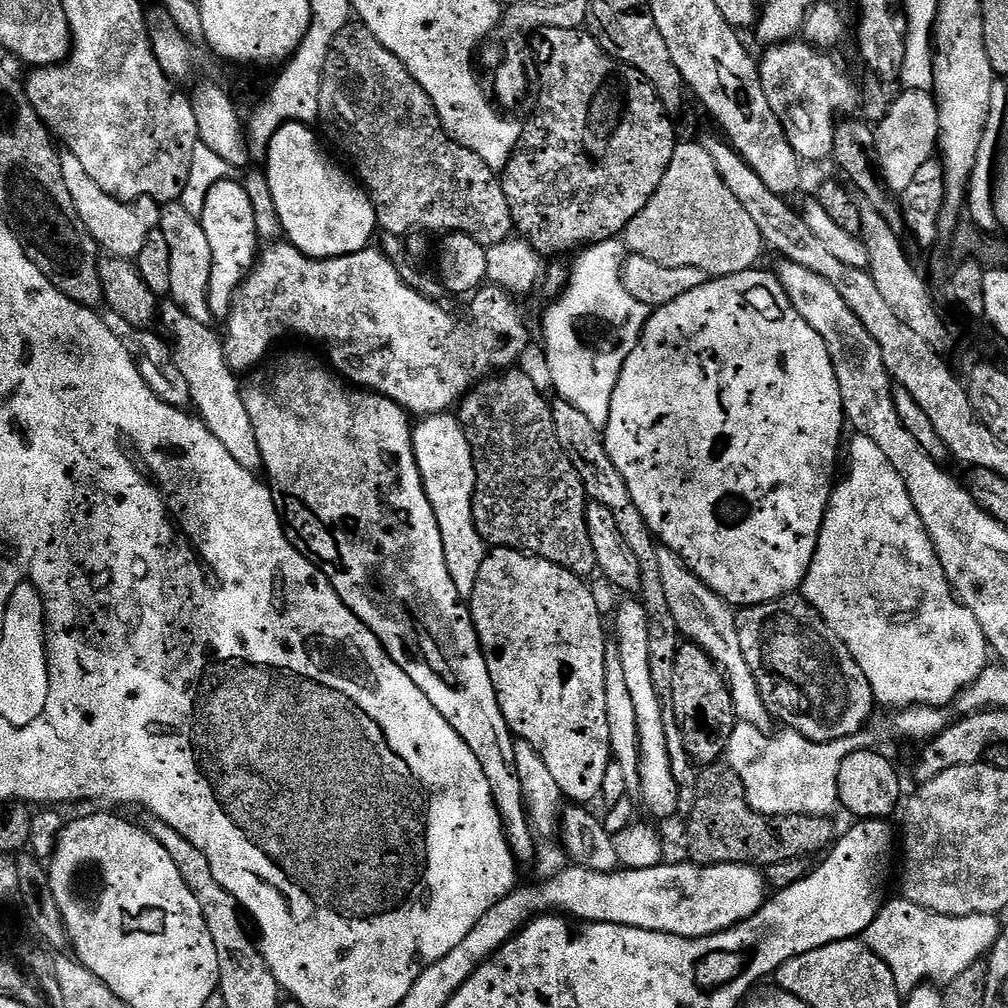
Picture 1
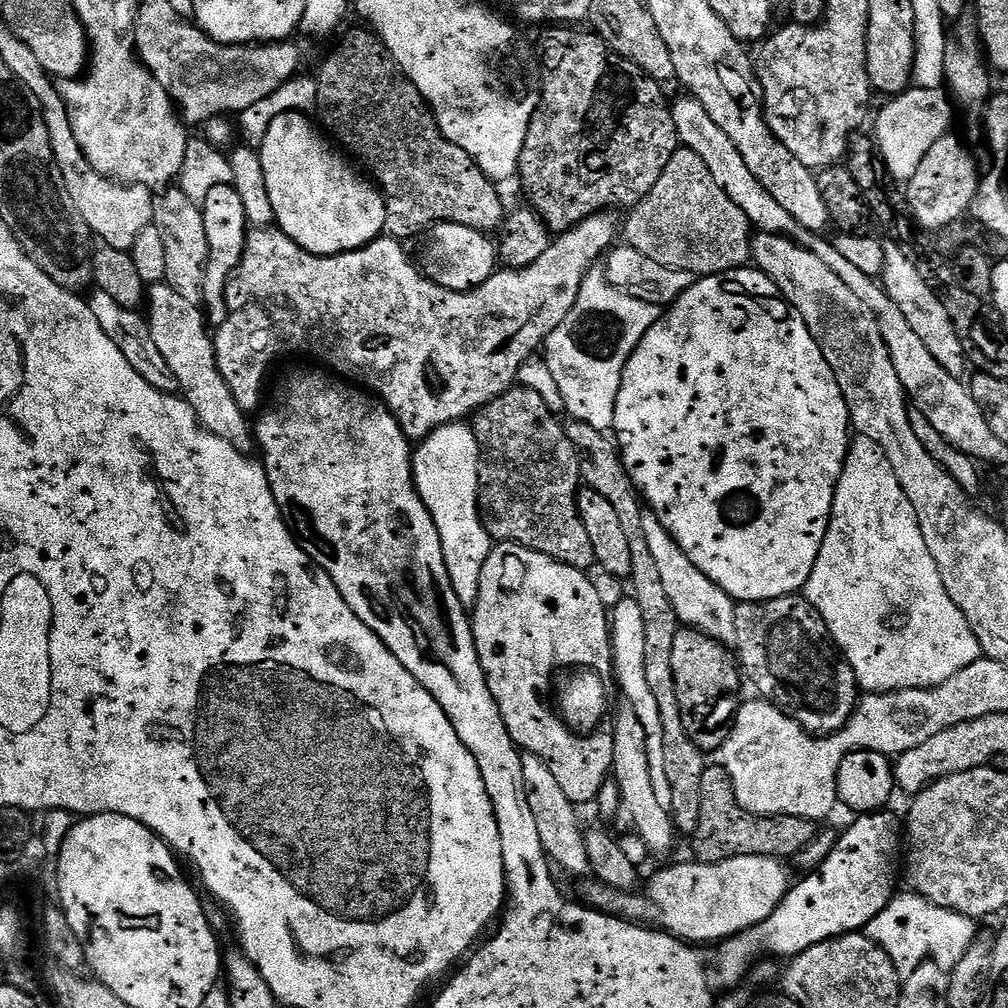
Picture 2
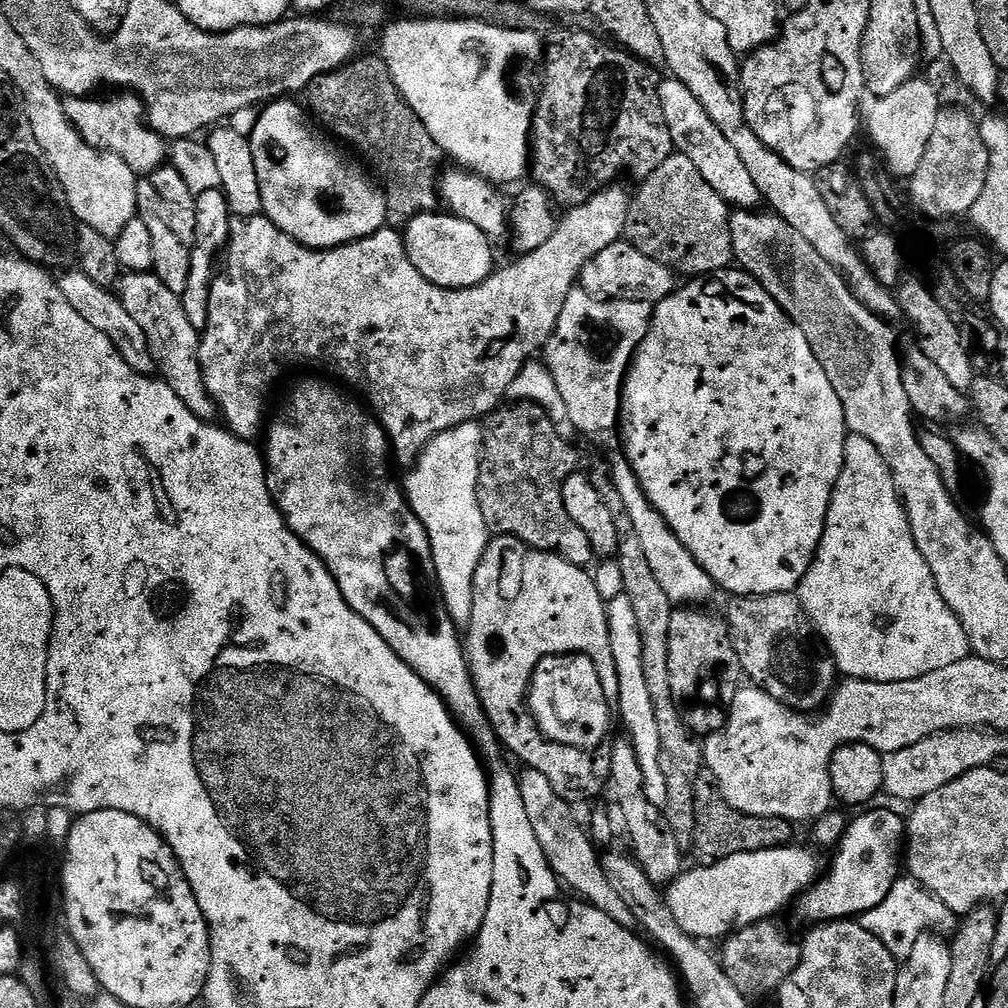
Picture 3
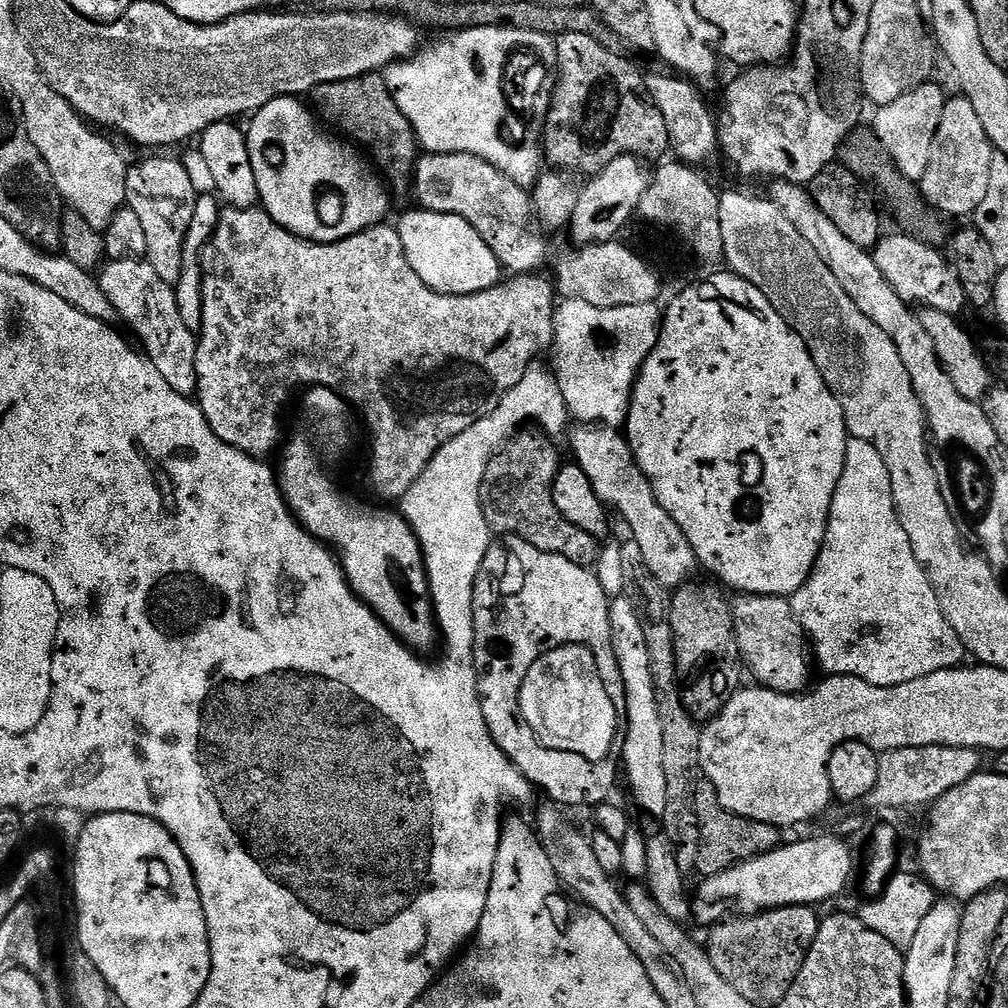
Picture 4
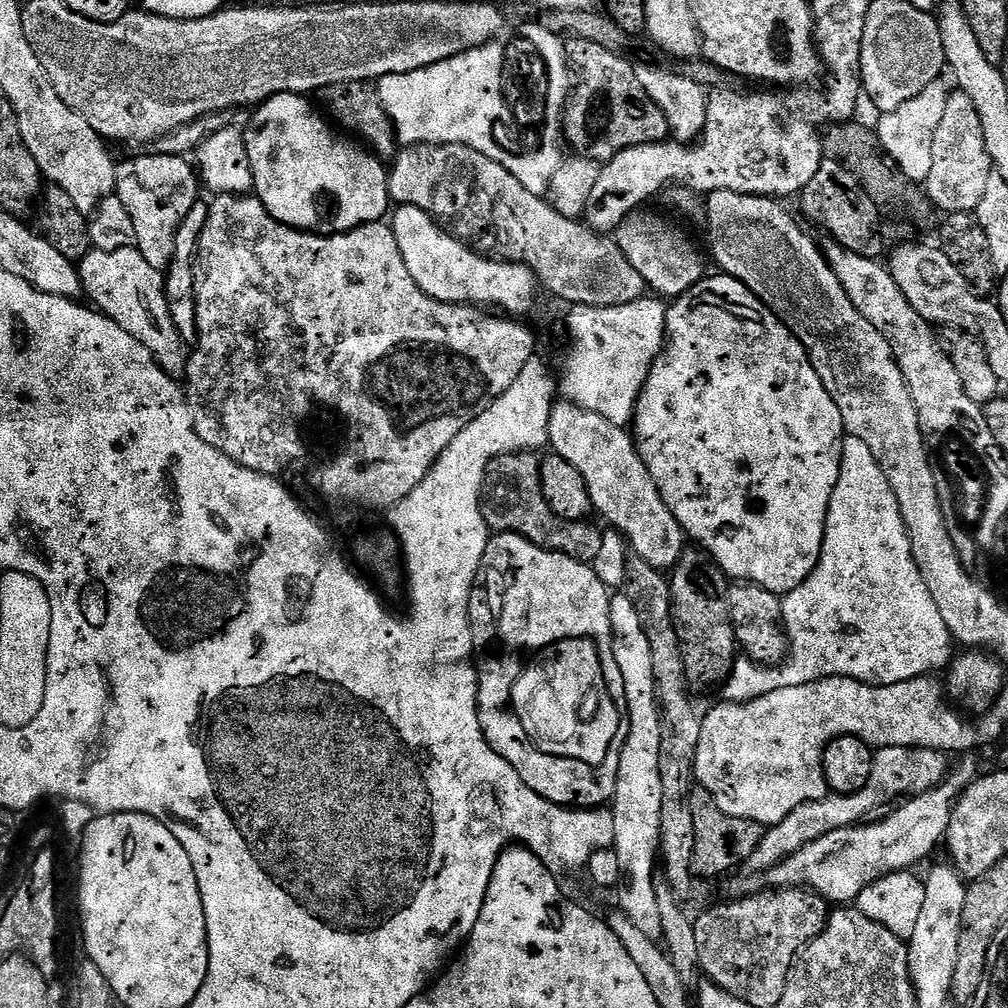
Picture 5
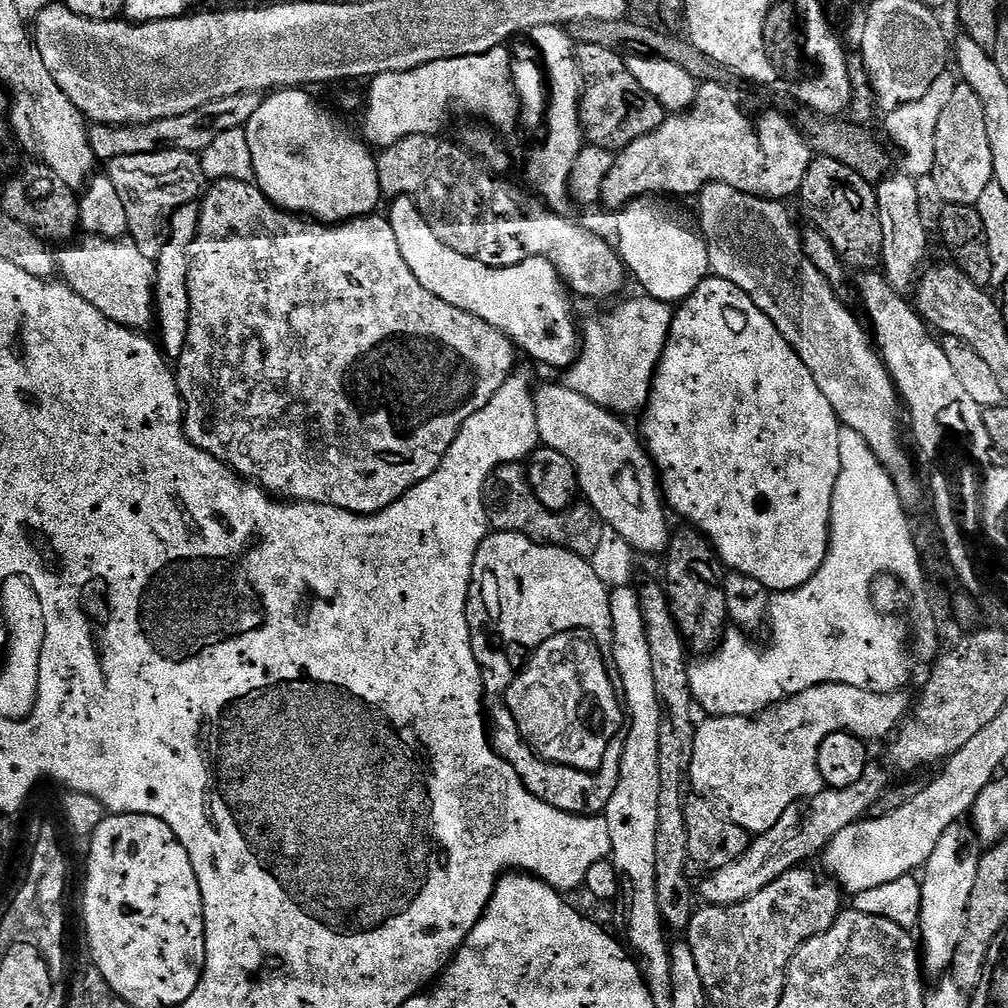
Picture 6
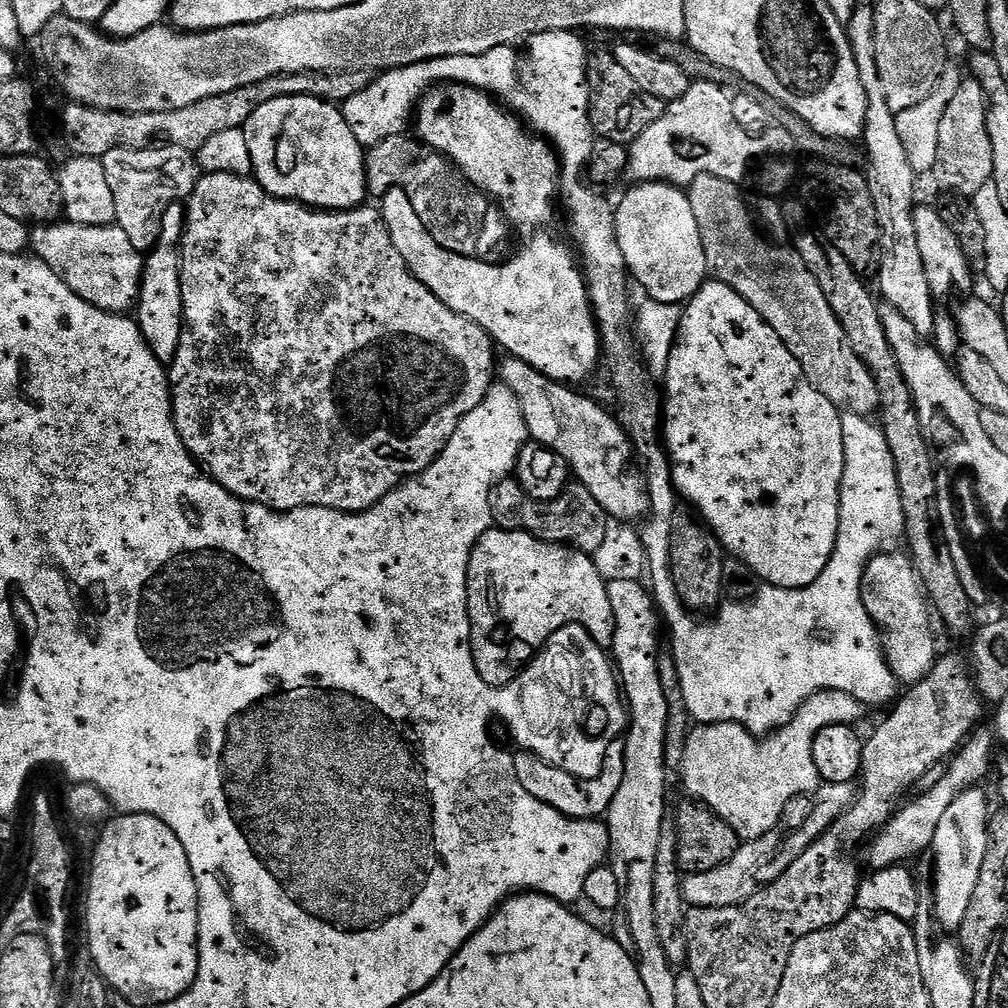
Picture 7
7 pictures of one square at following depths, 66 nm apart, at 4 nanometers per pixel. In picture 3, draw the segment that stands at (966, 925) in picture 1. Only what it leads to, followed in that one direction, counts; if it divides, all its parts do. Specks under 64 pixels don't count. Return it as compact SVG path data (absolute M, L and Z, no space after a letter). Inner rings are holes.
M901 878L894 882L890 894L886 894L884 901L874 906L874 910L859 917L858 923L870 930L870 934L874 934L874 938L878 938L882 946L886 946L890 954L896 956L897 961L903 962L914 950L914 942L918 942L918 938L924 932L944 930L940 928L950 927L952 920L954 924L954 913L937 896L930 894L915 880Z

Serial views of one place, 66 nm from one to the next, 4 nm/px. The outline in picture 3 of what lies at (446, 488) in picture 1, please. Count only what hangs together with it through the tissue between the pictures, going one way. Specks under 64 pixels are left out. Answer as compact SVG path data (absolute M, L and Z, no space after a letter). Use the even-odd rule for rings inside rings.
M476 422L463 424L434 437L414 462L413 472L408 476L408 488L406 484L406 499L430 538L432 557L436 560L436 580L444 595L444 605L460 626L472 621L474 574L490 539L478 502L480 461L486 435L480 426Z

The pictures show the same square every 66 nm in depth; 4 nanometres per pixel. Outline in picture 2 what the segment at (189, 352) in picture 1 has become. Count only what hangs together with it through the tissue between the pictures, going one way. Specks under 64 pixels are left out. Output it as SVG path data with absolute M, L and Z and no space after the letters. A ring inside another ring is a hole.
M167 282L153 284L147 289L147 308L146 319L154 346L162 350L162 358L166 358L166 366L170 366L170 374L176 379L179 395L194 410L201 428L230 442L240 452L251 453L254 428L249 417L234 402L234 396L218 370L214 336L206 323L205 313L193 301L182 298L182 294L175 292Z

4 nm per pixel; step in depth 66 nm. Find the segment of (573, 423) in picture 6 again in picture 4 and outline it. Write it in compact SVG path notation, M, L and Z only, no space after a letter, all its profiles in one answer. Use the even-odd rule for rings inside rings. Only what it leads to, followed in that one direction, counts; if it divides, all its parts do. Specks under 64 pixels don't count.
M576 426L571 429L571 436L572 452L576 455L573 456L574 462L586 474L586 478L590 478L590 486L594 486L594 494L598 494L600 501L609 509L617 508L620 511L619 519L630 524L650 572L658 582L666 589L675 590L693 579L695 572L692 571L698 568L694 550L686 534L682 534L678 522L674 522L674 518L662 510L627 439L617 429L603 426Z

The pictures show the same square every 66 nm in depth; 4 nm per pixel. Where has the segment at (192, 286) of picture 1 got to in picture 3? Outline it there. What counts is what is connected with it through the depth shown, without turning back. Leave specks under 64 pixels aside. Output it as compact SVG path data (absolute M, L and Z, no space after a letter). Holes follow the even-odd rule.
M165 166L151 173L148 180L139 185L139 219L150 228L154 242L154 275L170 290L184 294L188 288L188 279L192 276L194 249L196 247L196 198L182 174L173 166Z

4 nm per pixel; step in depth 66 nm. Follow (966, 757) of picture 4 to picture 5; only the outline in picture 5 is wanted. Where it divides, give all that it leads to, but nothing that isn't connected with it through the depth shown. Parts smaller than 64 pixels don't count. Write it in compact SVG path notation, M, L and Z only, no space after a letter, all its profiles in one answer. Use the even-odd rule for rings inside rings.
M878 748L872 754L872 769L870 770L870 782L862 786L854 794L831 794L821 795L819 800L811 800L798 810L794 810L782 822L771 825L765 831L758 850L748 859L747 871L767 873L769 868L778 866L787 856L793 856L802 846L822 838L822 834L830 834L833 830L843 828L855 828L864 821L866 814L877 810L878 806L889 803L890 796L899 798L911 798L921 796L944 783L950 775L949 757L943 752L933 748Z

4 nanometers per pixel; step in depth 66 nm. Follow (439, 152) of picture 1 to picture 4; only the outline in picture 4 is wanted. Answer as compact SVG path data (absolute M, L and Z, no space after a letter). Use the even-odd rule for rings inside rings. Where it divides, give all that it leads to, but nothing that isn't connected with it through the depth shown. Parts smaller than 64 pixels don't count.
M371 72L342 82L322 84L311 92L310 100L315 111L337 133L343 134L357 145L365 144L372 151L371 159L379 165L382 172L384 167L383 175L389 181L392 179L400 188L406 187L407 184L409 187L418 159L416 131L412 129L412 123L406 118L406 114L398 110L392 92L388 89L387 79L383 75Z

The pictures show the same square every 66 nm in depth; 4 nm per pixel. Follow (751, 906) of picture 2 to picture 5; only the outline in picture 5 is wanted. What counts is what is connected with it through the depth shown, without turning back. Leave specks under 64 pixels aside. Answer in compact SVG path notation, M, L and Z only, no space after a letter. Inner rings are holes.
M964 758L960 765L955 765L954 771L949 775L944 783L936 788L931 788L929 792L924 792L921 796L913 796L905 799L904 804L895 809L895 811L885 818L884 821L877 824L865 824L863 822L856 825L855 828L843 828L842 830L833 830L830 834L822 834L814 842L802 846L793 856L787 858L778 866L769 868L766 873L766 879L769 880L773 889L777 888L810 888L817 892L822 899L827 900L832 906L848 906L874 882L878 882L884 876L889 876L891 872L906 872L915 869L915 864L920 864L936 847L941 847L942 841L947 837L950 818L952 817L952 807L964 793L964 789L977 779L976 764L972 758Z

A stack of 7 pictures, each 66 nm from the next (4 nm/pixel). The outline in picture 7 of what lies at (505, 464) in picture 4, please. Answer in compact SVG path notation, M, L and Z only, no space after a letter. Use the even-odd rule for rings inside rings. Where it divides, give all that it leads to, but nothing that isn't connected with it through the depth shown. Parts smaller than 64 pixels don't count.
M514 478L496 481L490 490L490 514L492 523L497 528L507 532L529 532L540 540L551 544L563 544L570 548L577 548L579 552L593 554L605 539L606 526L609 517L605 516L602 506L591 498L584 498L580 504L580 520L571 524L568 520L560 520L556 512L552 512L553 505L548 502L531 500L520 489L520 484Z

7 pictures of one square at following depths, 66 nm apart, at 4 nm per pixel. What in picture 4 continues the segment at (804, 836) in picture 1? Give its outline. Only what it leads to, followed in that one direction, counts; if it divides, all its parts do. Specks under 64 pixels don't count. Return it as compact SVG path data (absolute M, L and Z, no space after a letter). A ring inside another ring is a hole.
M700 778L697 781L696 787L692 791L691 805L697 814L698 826L701 827L700 853L695 866L695 871L700 872L701 877L713 876L722 870L733 868L743 860L752 860L756 856L773 852L776 848L781 847L781 829L774 824L742 818L738 814L726 810L726 806L722 806L722 802L718 802L718 794L707 778Z

